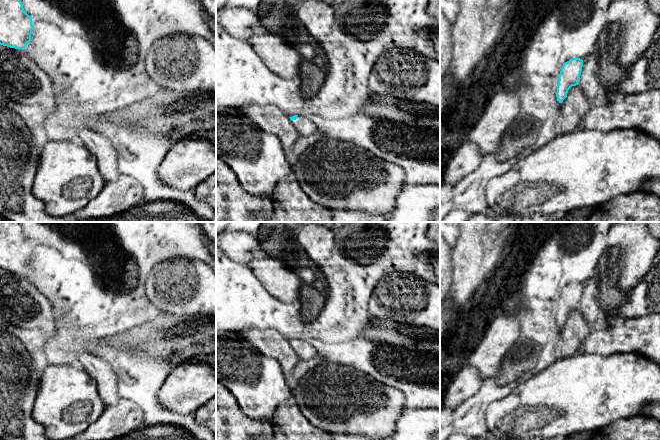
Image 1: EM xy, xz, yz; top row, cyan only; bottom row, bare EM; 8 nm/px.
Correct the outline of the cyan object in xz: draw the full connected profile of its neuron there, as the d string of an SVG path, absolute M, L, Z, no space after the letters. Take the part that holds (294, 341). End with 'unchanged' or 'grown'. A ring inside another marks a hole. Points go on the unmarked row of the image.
M294 339L289 342L295 352L298 354L300 360L310 360L318 356L318 350L307 340Z | grown

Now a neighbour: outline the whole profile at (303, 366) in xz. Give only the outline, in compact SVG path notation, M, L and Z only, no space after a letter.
M316 356L310 360L300 360L290 373L289 380L294 382L301 377L303 377L307 372L309 372L314 367L320 365L323 359L320 356Z

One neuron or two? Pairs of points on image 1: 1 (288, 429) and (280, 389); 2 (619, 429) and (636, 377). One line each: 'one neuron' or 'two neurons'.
1: two neurons
2: two neurons

